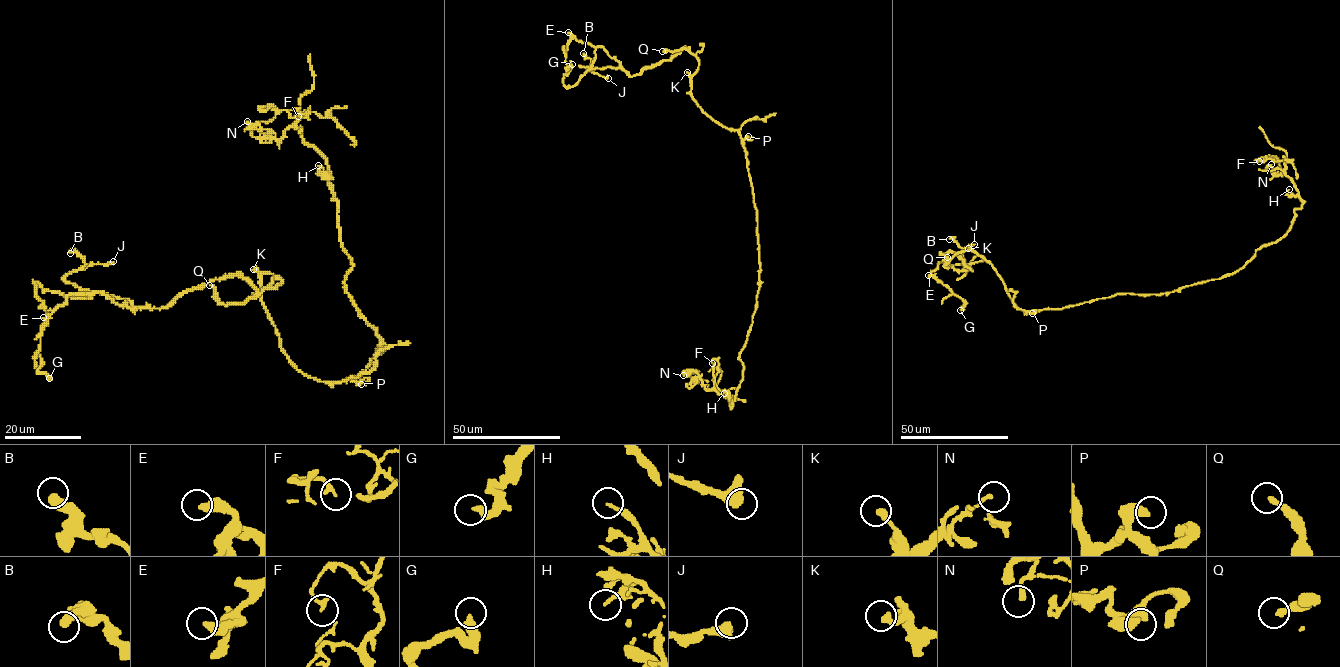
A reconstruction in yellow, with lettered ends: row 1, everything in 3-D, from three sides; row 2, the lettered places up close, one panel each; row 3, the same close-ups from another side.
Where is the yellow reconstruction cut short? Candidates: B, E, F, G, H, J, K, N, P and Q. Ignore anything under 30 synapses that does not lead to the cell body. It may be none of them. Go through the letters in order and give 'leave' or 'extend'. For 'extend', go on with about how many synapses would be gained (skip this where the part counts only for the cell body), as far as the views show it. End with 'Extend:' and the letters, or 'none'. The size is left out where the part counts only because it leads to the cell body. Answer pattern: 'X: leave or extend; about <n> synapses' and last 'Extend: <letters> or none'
B: leave
E: leave
F: leave
G: leave
H: leave
J: leave
K: leave
N: leave
P: leave
Q: leave
Extend: none

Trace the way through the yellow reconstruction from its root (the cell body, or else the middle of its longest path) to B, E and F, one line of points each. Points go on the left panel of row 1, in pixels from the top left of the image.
B: (365, 368), (297, 368), (262, 303), (271, 273), (258, 294), (229, 275), (136, 308), (68, 283), (70, 253)
E: (365, 368), (297, 368), (262, 303), (271, 273), (258, 294), (229, 275), (161, 308), (71, 293), (43, 317)
F: (365, 368), (381, 338), (346, 290), (353, 264), (329, 165), (295, 126), (308, 111), (298, 116)

